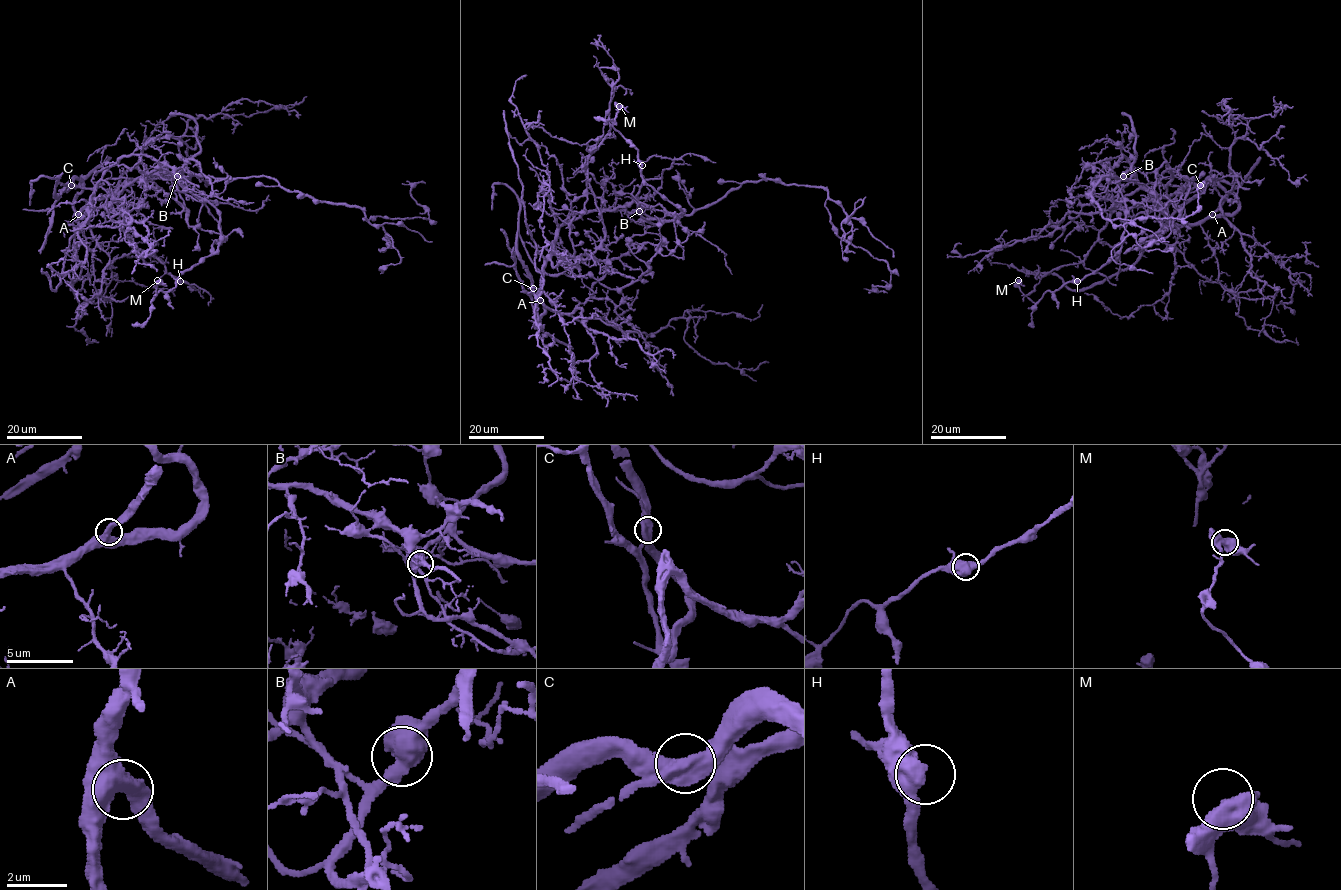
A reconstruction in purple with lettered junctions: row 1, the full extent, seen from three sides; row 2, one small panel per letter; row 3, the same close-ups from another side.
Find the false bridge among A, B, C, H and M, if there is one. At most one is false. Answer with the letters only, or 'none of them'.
C

